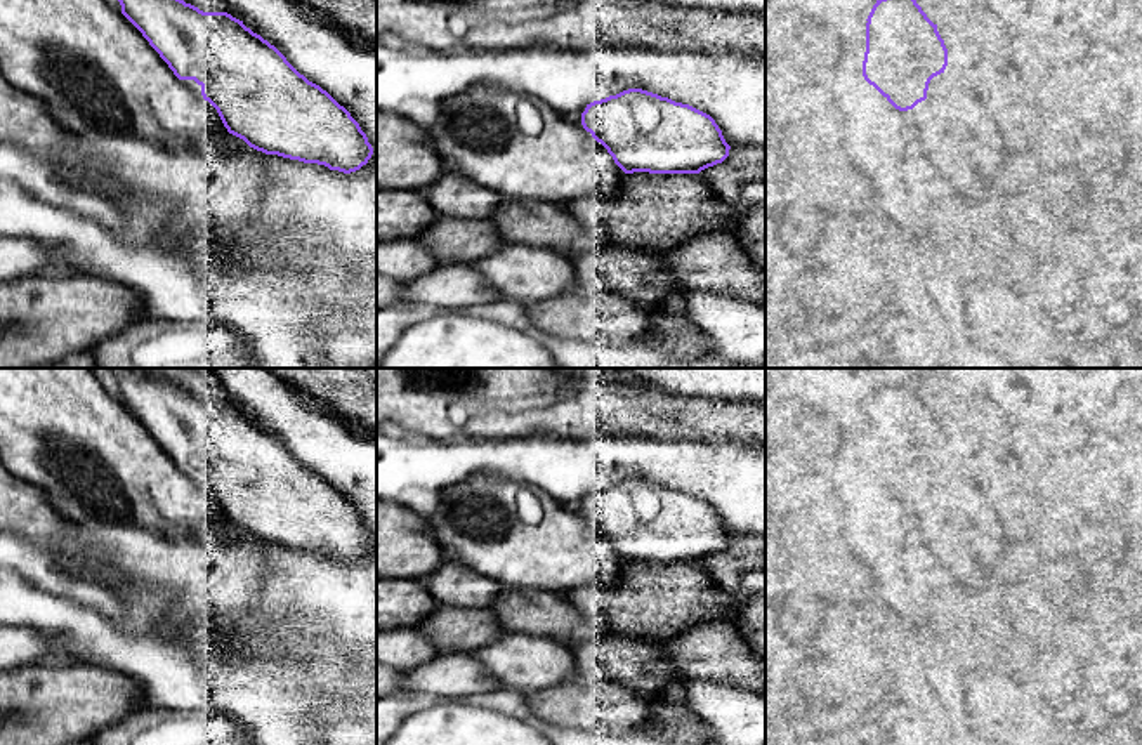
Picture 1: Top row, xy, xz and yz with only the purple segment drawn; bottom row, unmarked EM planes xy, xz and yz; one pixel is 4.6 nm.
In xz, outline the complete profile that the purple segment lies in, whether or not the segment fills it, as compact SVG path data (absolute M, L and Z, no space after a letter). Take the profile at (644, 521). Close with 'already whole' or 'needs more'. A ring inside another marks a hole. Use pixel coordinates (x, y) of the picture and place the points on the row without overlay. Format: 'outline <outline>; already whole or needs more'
outline M628 478L587 493L581 514L594 526L590 538L599 547L611 544L625 563L699 563L722 552L731 538L710 504L642 478Z; needs more

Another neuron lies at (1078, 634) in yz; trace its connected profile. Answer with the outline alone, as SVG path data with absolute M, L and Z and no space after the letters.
M1085 613L1066 618L1062 641L1085 667L1090 667L1102 651Z

